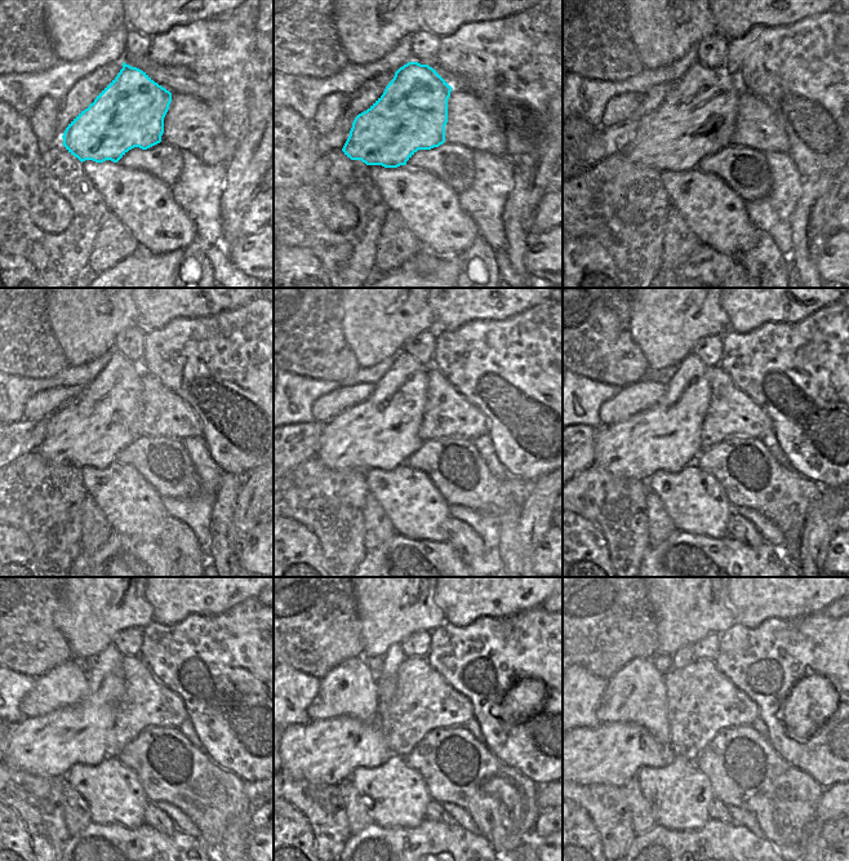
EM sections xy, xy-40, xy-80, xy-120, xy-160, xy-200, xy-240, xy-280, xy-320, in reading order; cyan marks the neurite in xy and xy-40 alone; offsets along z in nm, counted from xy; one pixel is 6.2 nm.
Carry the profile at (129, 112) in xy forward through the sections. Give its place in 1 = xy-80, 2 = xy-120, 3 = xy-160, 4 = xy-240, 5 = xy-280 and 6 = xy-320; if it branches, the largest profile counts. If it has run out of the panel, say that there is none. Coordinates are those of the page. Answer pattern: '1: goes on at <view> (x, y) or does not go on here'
1: goes on at xy-80 (697, 118)
2: goes on at xy-120 (89, 431)
3: goes on at xy-160 (381, 431)
4: goes on at xy-240 (47, 746)
5: goes on at xy-280 (324, 751)
6: goes on at xy-320 (612, 754)

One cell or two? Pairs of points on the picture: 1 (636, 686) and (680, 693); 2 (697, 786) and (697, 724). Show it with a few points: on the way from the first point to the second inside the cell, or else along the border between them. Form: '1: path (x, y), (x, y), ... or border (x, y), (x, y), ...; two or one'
1: border (663, 674), (667, 720); two
2: border (675, 755), (683, 755), (692, 762); two

